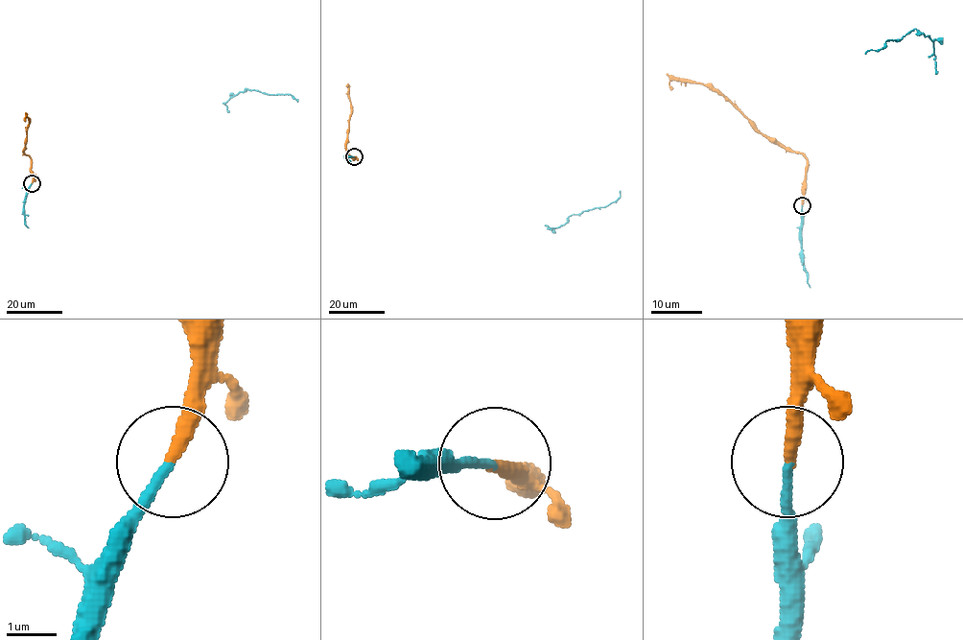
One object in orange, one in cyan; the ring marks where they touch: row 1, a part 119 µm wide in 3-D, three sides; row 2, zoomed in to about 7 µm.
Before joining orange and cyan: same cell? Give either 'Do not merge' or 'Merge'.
Merge

